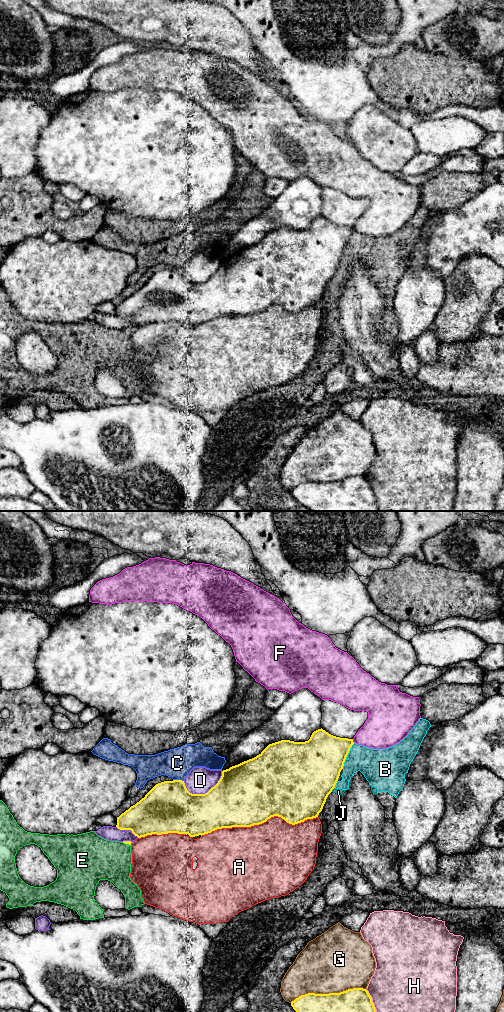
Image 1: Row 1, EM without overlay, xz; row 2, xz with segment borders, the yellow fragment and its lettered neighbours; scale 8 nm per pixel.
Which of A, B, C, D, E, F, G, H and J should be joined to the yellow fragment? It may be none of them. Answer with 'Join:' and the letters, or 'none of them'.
Join: none of them

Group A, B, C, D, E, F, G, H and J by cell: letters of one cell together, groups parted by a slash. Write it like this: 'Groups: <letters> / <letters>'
Groups: A / B J / C / D / E / F / G / H

